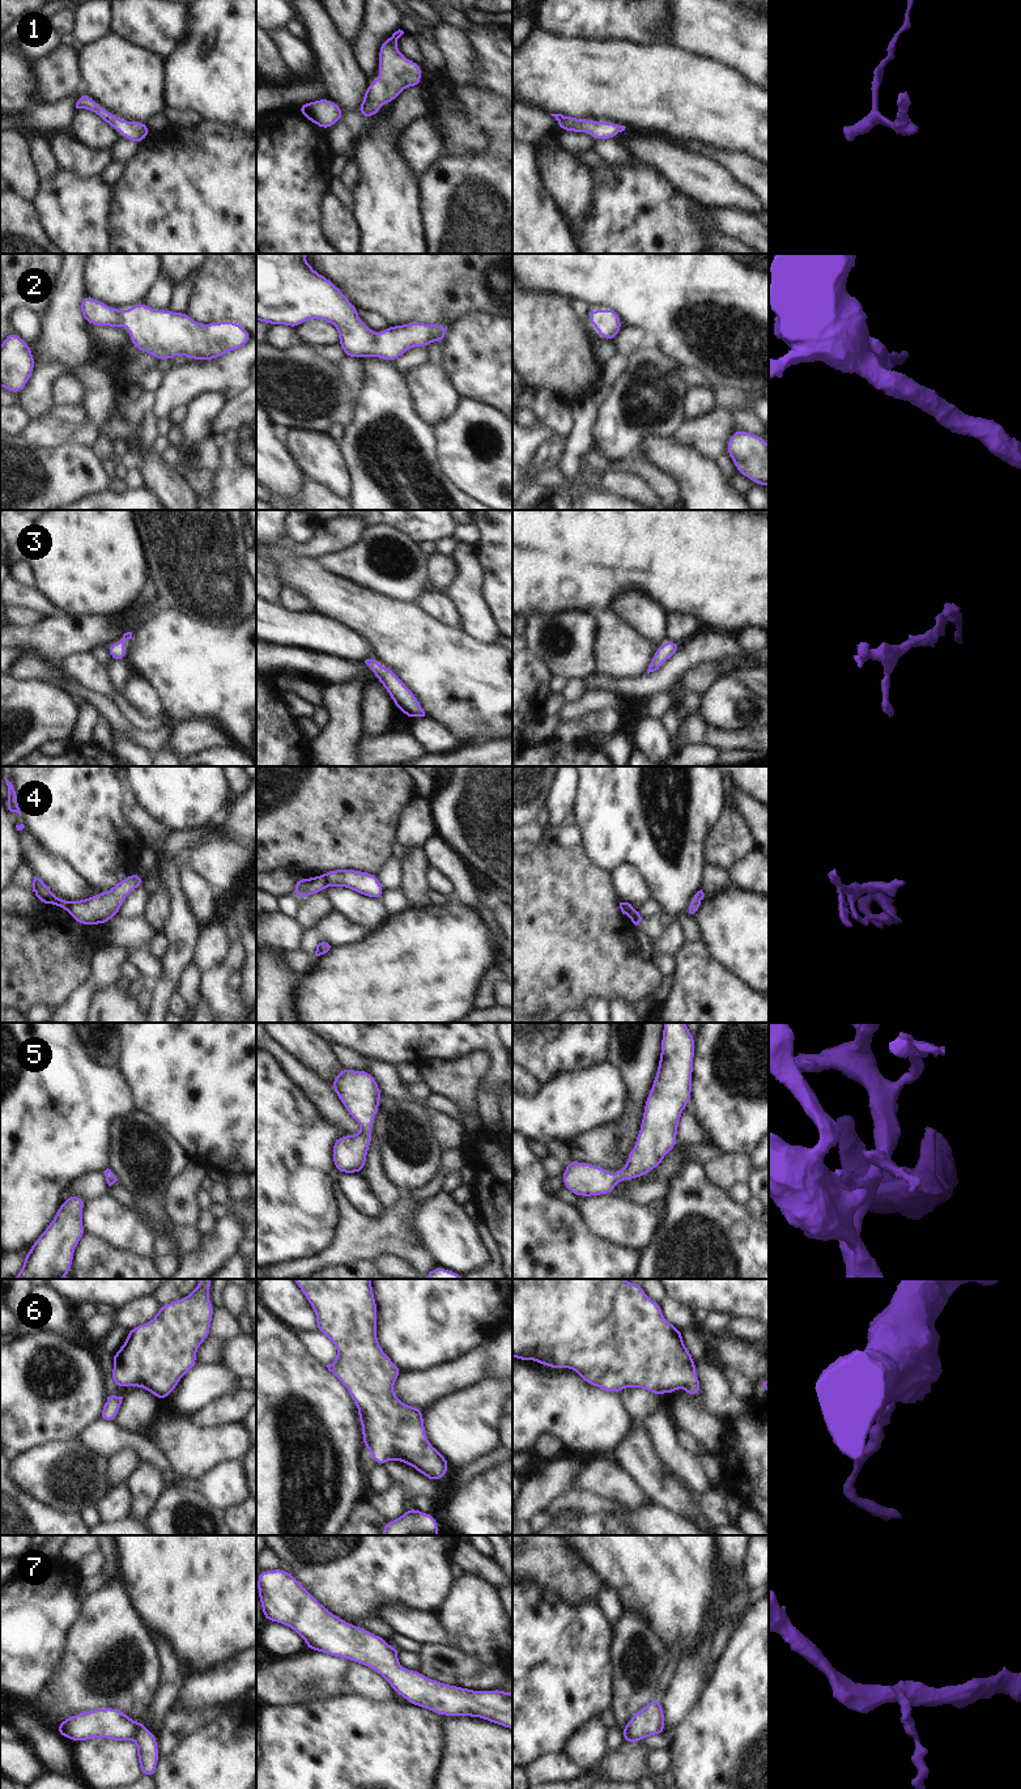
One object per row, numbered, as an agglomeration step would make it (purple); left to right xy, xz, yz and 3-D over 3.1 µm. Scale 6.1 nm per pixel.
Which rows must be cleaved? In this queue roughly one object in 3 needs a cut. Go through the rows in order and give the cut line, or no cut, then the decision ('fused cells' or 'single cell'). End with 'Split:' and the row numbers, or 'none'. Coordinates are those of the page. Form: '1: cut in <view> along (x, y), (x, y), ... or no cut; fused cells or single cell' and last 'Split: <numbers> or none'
1: no cut; single cell
2: no cut; single cell
3: no cut; single cell
4: cut in xz along (323, 875), (327, 885); fused cells
5: no cut; single cell
6: no cut; single cell
7: cut in yz along (626, 1725), (634, 1741); fused cells
Split: 4, 7

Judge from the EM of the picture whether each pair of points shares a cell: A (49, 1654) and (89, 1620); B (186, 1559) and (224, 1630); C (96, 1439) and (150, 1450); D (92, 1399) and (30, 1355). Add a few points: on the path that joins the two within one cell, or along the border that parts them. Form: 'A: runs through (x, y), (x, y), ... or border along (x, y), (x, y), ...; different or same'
A: border along (79, 1614), (66, 1636), (56, 1671); different
B: runs through (203, 1576), (211, 1584), (211, 1613); same
C: runs through (109, 1439), (130, 1439), (137, 1443); same
D: runs through (72, 1380), (68, 1359), (64, 1363), (50, 1363); same

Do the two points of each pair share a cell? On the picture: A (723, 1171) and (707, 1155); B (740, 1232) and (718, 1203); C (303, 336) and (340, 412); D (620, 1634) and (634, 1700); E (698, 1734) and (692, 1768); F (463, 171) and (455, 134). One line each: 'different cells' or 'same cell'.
A: different cells
B: same cell
C: different cells
D: same cell
E: same cell
F: different cells

